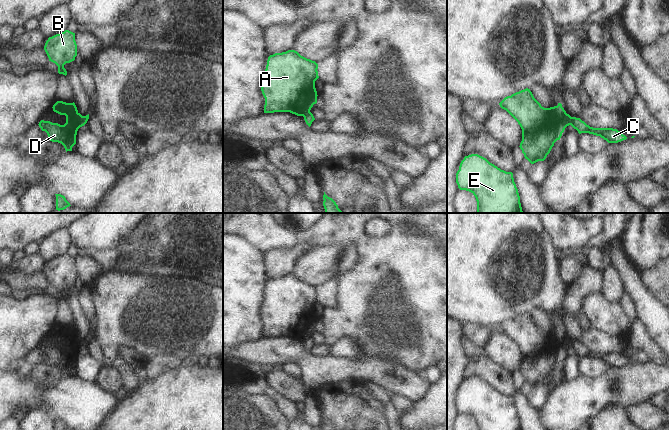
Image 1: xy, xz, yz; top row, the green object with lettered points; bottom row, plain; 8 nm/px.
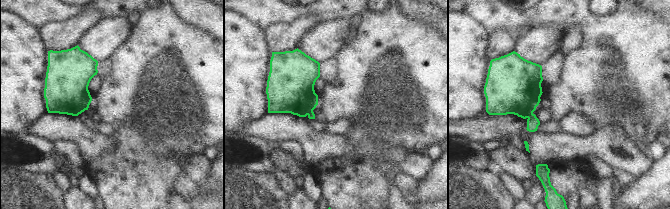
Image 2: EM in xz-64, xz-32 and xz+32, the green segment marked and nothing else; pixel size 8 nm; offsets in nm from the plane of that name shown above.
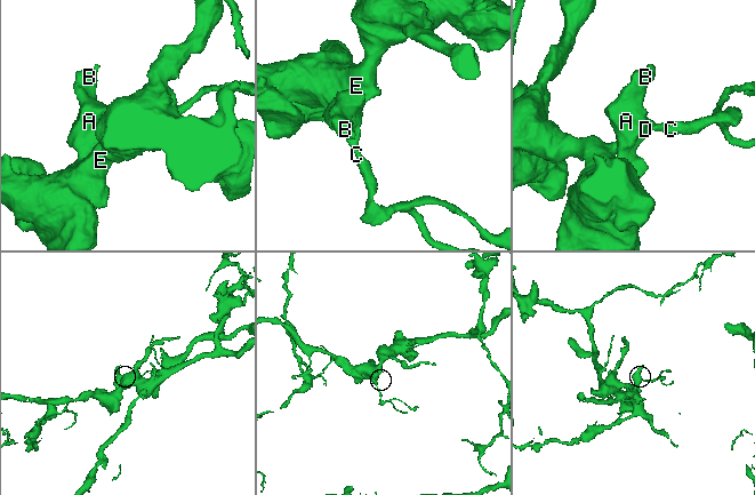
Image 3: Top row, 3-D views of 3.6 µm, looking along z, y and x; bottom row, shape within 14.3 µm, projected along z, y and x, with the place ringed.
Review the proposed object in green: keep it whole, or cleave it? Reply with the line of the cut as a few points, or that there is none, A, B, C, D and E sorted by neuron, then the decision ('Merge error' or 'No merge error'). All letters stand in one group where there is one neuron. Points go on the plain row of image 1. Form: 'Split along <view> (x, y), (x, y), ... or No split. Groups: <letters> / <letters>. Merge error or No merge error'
Split along yz (571, 341), (569, 348). Groups: A B D E / C. Merge error.

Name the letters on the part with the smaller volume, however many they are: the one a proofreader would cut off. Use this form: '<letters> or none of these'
C

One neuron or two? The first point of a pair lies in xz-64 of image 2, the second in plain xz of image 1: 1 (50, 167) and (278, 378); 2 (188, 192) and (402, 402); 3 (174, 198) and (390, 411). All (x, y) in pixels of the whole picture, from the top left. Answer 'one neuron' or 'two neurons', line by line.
1: two neurons
2: one neuron
3: one neuron

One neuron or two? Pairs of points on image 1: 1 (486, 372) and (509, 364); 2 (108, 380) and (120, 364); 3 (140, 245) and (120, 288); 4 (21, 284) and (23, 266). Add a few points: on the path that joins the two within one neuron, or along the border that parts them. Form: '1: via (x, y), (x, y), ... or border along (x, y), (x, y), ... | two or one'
1: border along (486, 349), (489, 356), (511, 375) | two
2: border along (111, 363), (120, 372), (123, 380), (122, 386) | two
3: border along (114, 269), (150, 275) | two
4: border along (10, 271), (28, 274), (43, 272) | two

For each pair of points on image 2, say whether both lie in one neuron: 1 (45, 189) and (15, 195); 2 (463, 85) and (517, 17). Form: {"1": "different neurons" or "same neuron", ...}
{"1": "same neuron", "2": "different neurons"}

